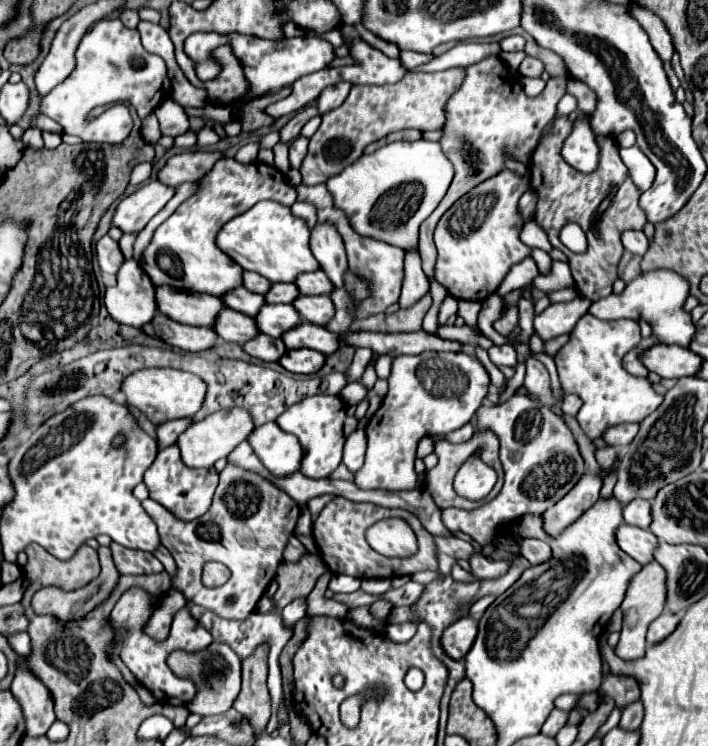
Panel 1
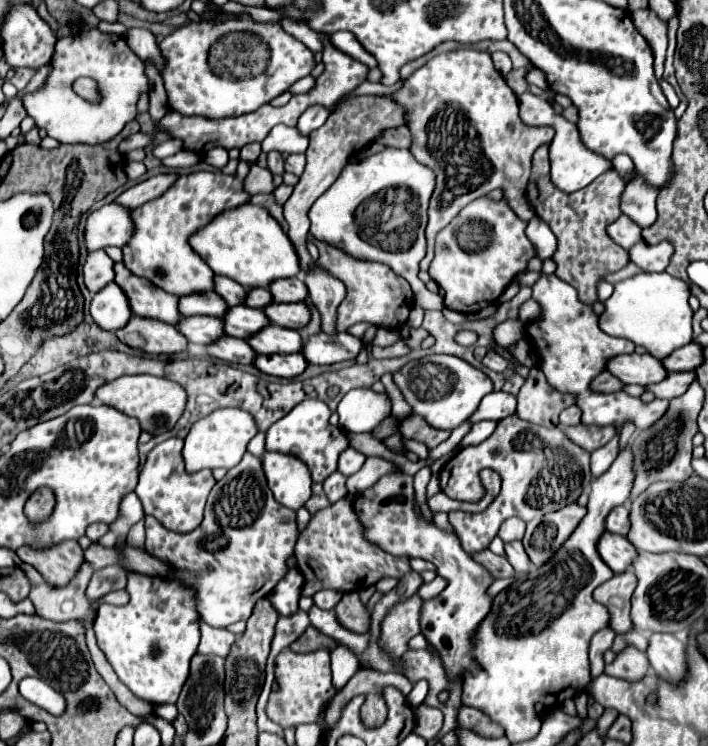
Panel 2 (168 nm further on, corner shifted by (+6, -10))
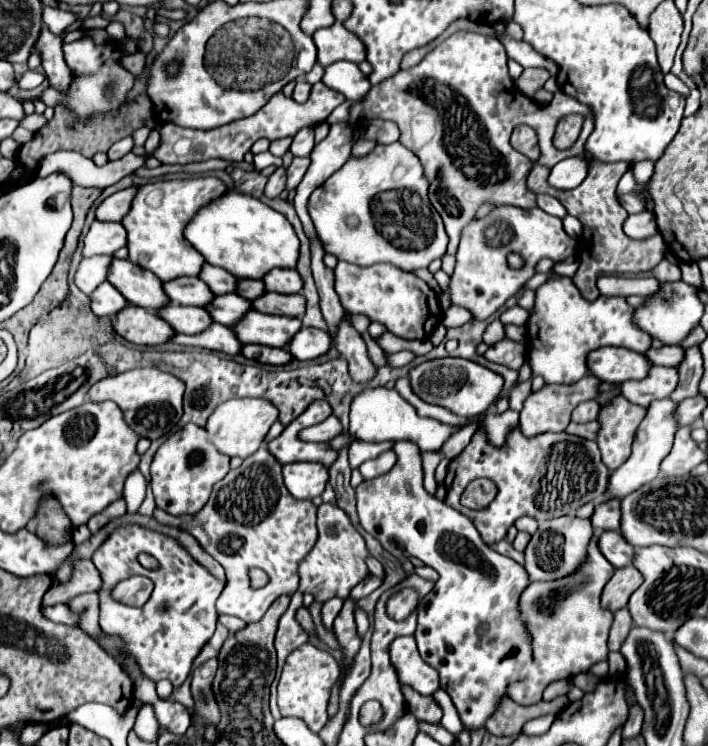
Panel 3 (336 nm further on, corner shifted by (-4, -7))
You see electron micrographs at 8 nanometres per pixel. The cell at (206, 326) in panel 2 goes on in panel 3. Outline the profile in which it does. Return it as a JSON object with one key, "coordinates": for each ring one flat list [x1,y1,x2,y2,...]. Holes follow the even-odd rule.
{"coordinates":[[168,304,168,308,158,312,158,316,162,316,178,334,198,334,212,324,210,314,198,306]]}

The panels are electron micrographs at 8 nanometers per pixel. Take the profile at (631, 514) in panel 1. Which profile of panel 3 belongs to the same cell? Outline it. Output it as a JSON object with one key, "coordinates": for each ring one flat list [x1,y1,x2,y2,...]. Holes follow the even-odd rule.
{"coordinates":[[610,500,610,502,602,502,596,506,594,516,592,516,592,526,600,532,604,530,618,530,618,524,622,520,622,512,620,512,620,500]]}

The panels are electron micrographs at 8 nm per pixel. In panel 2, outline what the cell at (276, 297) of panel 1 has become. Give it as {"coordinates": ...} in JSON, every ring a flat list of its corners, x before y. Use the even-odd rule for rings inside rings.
{"coordinates":[[254,287,246,293,246,301,244,301,248,307,254,307,254,309,264,309,268,303,272,303,272,295,268,289,260,289,260,287]]}

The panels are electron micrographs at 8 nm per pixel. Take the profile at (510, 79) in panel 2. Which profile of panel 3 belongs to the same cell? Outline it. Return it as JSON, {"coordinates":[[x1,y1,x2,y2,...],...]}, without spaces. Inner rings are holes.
{"coordinates":[[526,68,526,70,522,72,522,76,516,80,516,86,518,86,520,92,524,92,528,98,534,98,532,92,536,92,548,78,550,78,550,72,548,72,548,70]]}

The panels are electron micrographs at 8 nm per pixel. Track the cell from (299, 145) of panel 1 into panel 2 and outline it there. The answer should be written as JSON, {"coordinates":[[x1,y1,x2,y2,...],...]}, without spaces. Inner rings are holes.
{"coordinates":[[288,155,284,161,284,171,294,173,294,175,302,175,306,165,306,157,304,155]]}

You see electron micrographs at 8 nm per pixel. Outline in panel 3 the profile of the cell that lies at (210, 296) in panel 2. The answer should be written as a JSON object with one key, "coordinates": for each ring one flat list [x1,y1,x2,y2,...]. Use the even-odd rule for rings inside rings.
{"coordinates":[[178,278,164,284,166,294,170,296,172,304,182,306,206,306,214,298,210,288,206,288,206,282,200,278]]}

